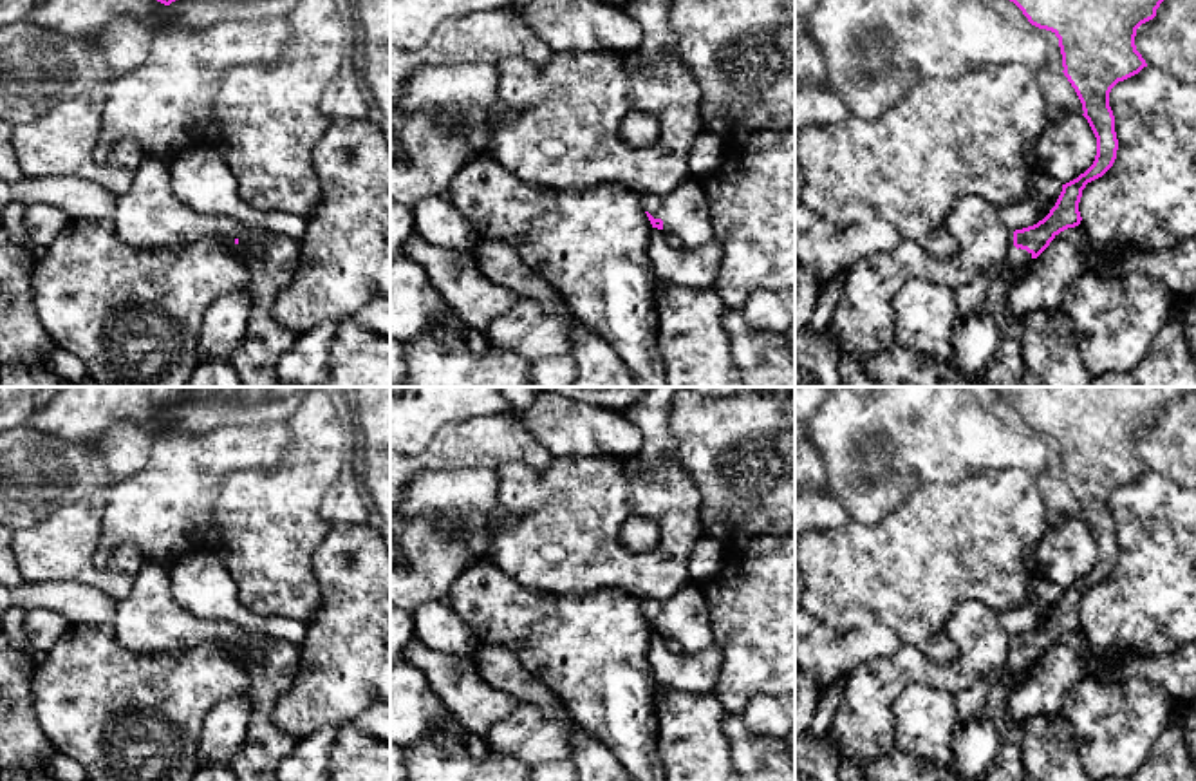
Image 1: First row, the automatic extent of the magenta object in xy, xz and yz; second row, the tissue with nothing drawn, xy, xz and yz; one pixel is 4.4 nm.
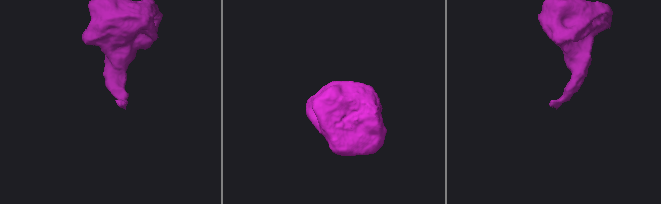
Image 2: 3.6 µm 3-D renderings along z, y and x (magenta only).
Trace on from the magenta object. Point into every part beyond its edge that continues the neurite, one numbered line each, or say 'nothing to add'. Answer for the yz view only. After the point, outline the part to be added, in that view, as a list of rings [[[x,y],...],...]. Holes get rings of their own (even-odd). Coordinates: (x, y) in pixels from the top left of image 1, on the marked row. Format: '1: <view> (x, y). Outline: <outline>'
1: yz (985, 295). Outline: [[[1010,230],[1010,249],[1006,253],[1004,264],[995,269],[985,271],[983,275],[974,278],[968,286],[963,286],[954,291],[958,315],[990,315],[995,318],[995,322],[1001,325],[1001,331],[1003,331],[1001,343],[992,363],[974,380],[985,381],[994,387],[1028,387],[1026,376],[1024,376],[1024,360],[1023,360],[1024,324],[1021,320],[1012,318],[1006,313],[1006,300],[1012,287],[1006,275],[1014,269],[1032,264],[1032,260],[1033,260],[1032,253],[1021,248],[1017,249],[1014,246],[1014,230]]]

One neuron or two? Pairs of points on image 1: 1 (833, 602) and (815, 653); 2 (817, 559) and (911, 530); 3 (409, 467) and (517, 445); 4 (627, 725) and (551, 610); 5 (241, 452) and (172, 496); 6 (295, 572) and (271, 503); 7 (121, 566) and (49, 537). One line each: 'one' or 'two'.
1: two
2: one
3: one
4: one
5: one
6: one
7: one

